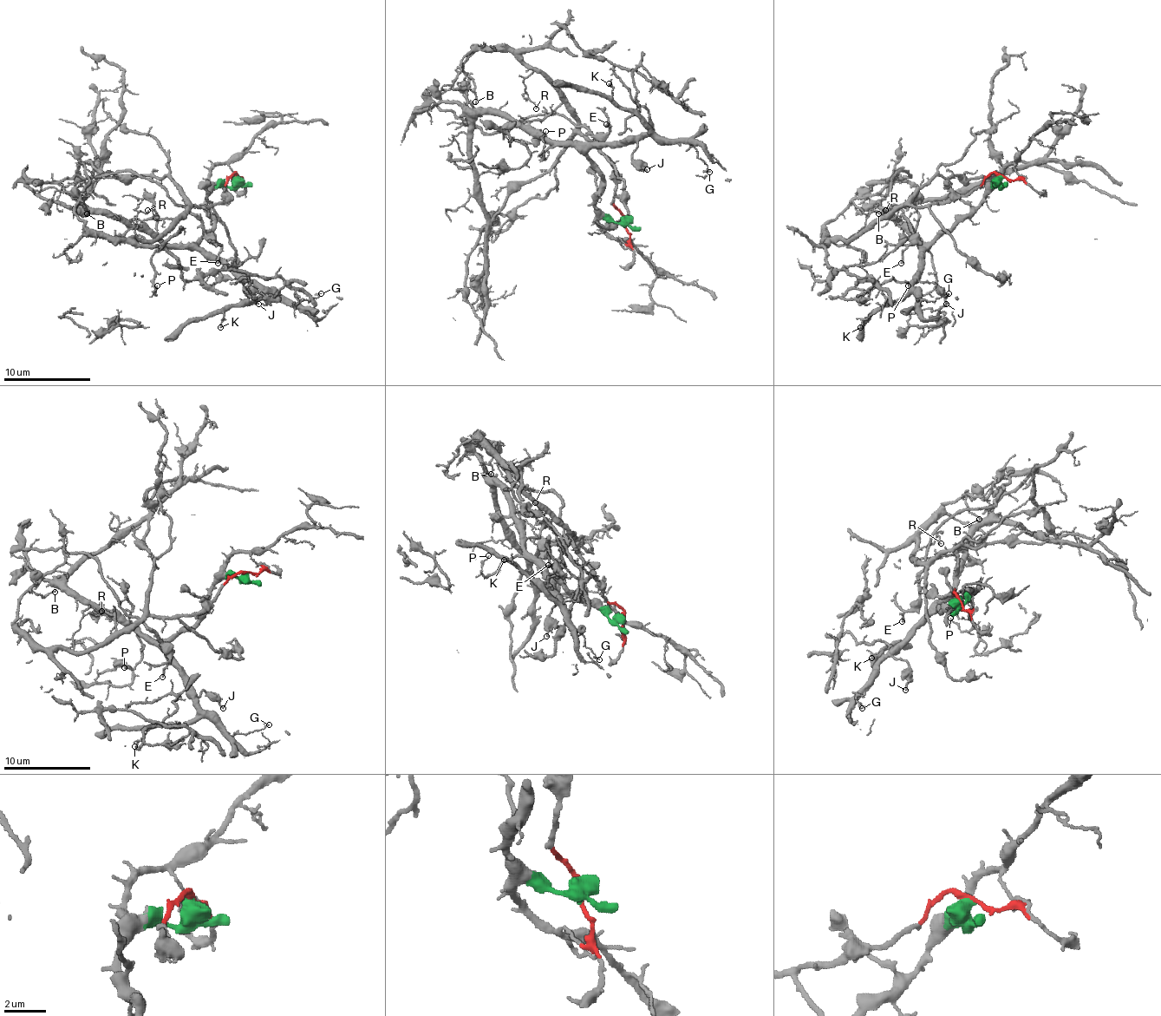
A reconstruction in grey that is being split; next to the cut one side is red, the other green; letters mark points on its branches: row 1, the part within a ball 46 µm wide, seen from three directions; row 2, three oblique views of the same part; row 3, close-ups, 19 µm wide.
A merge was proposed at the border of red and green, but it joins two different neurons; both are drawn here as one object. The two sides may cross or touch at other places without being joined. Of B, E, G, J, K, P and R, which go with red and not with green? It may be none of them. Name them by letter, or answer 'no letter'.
B, E, R

